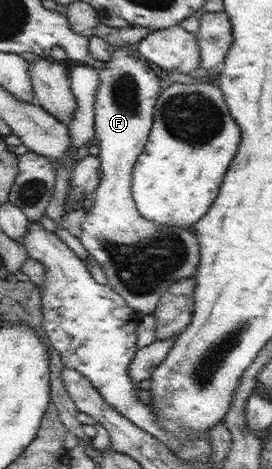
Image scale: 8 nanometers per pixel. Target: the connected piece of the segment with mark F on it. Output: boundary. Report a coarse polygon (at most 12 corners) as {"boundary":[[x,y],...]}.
{"boundary":[[114,45],[98,70],[103,177],[80,241],[115,293],[151,314],[195,276],[193,229],[143,218],[132,170],[160,79]]}

